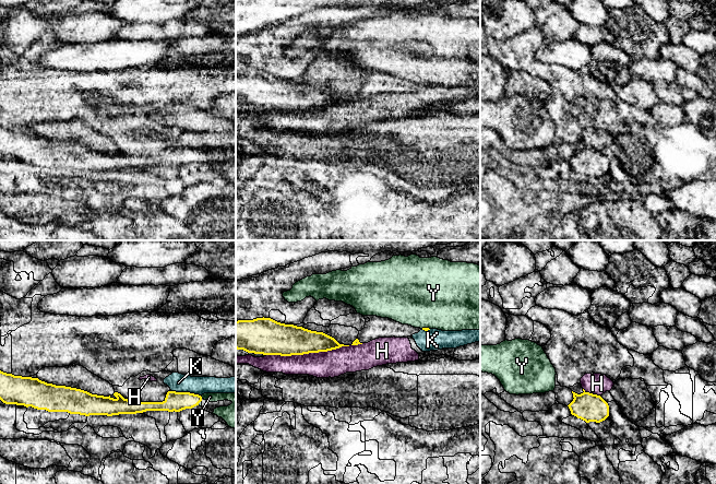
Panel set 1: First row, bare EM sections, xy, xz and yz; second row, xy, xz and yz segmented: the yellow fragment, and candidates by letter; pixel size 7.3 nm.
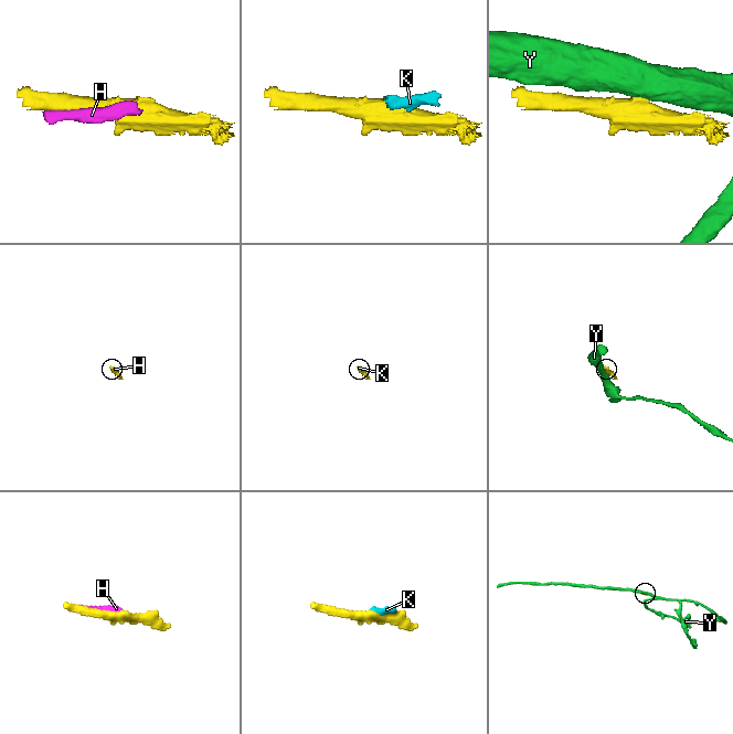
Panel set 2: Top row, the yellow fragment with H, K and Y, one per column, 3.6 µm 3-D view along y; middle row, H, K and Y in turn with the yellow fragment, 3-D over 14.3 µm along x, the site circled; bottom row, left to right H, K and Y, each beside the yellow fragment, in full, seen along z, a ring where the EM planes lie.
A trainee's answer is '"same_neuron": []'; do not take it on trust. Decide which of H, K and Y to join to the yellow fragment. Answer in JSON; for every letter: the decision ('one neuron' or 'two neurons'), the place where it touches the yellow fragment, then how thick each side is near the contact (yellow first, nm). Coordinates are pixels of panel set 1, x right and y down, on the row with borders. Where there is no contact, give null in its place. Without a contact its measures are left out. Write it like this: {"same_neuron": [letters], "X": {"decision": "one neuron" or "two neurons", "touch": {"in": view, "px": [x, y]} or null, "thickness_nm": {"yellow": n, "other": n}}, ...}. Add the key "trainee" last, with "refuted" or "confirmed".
{"same_neuron": [], "H": {"decision": "two neurons", "touch": {"in": "xz", "px": [308, 353]}, "thickness_nm": {"yellow": 240, "other": 200}}, "K": {"decision": "two neurons", "touch": {"in": "xy", "px": [186, 392]}, "thickness_nm": {"yellow": 140, "other": 140}}, "Y": {"decision": "two neurons", "touch": {"in": "xy", "px": [201, 397]}, "thickness_nm": {"yellow": 140, "other": 120}}, "trainee": "confirmed"}

